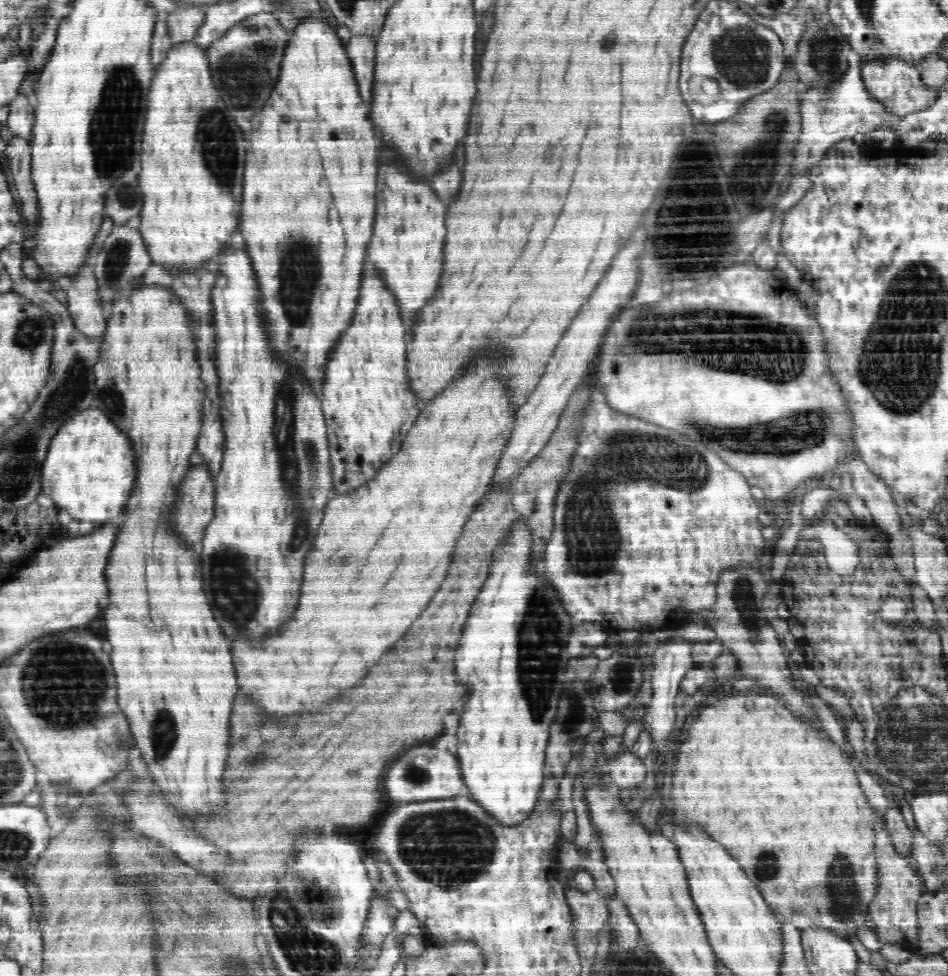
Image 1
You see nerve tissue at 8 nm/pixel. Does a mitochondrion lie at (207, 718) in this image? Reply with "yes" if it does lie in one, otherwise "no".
no

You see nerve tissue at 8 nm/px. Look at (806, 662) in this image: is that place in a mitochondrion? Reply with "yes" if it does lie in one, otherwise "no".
no

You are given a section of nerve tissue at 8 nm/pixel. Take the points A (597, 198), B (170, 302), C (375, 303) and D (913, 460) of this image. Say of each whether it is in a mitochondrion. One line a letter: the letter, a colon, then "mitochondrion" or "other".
A: other
B: other
C: other
D: other

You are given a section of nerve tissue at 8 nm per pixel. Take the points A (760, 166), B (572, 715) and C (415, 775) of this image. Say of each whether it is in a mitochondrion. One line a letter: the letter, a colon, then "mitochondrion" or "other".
A: mitochondrion
B: mitochondrion
C: other

